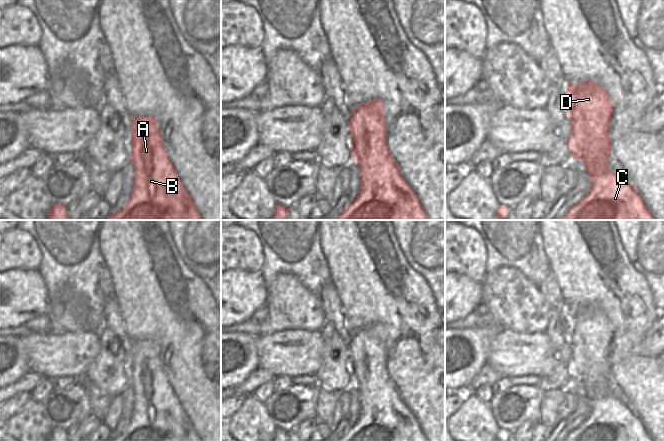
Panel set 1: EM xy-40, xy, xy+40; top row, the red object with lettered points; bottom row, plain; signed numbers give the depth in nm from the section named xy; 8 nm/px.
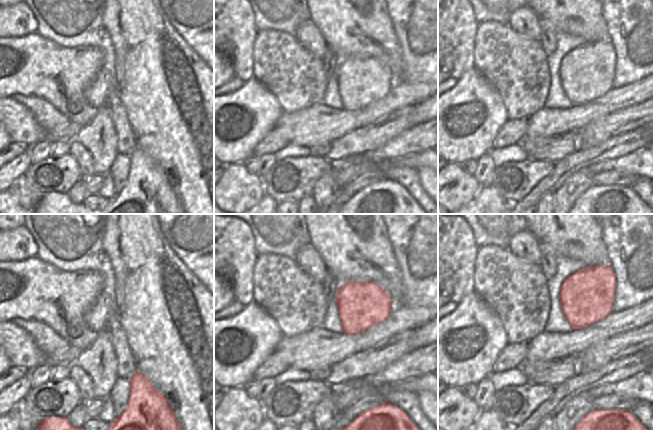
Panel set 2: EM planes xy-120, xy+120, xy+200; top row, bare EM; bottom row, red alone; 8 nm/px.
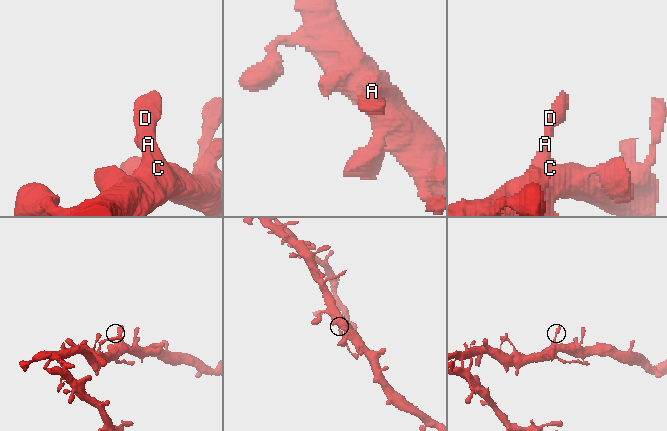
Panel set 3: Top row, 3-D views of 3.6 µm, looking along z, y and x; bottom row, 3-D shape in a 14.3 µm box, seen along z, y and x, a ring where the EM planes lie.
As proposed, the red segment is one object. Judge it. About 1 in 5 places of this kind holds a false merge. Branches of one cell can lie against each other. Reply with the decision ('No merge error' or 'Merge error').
No merge error

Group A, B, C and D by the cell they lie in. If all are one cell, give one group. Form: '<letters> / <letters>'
A B C D

